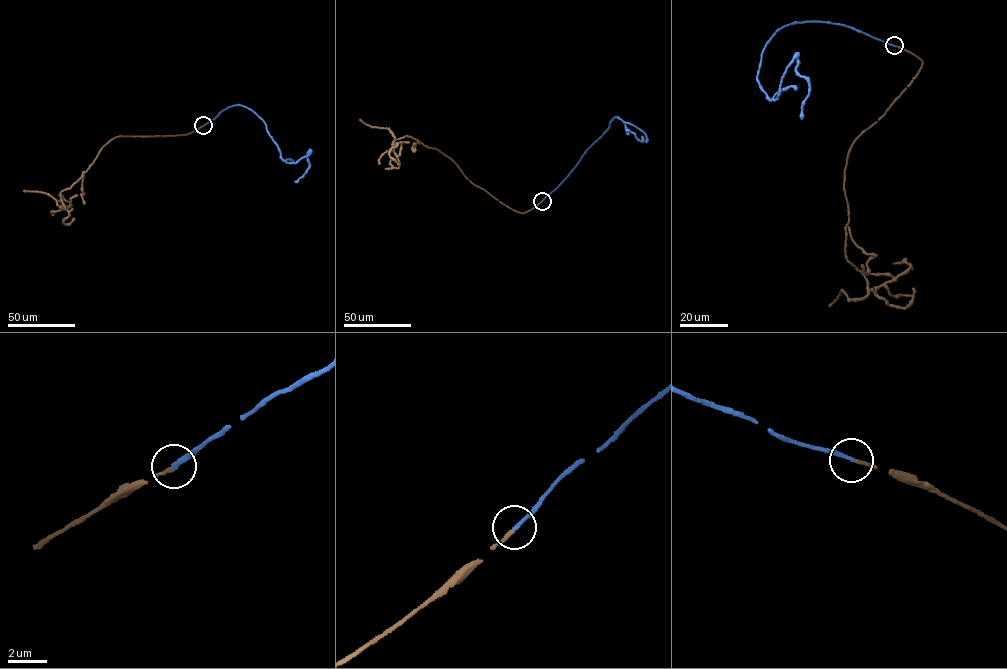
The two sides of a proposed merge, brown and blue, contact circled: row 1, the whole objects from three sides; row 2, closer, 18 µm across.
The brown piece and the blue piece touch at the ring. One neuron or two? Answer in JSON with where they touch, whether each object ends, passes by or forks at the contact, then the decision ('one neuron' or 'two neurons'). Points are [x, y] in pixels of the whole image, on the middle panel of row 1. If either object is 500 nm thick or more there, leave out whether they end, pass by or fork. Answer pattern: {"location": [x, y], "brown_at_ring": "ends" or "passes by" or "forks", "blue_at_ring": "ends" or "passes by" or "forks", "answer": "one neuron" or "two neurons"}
{"location": [542, 201], "brown_at_ring": "ends", "blue_at_ring": "ends", "answer": "one neuron"}

